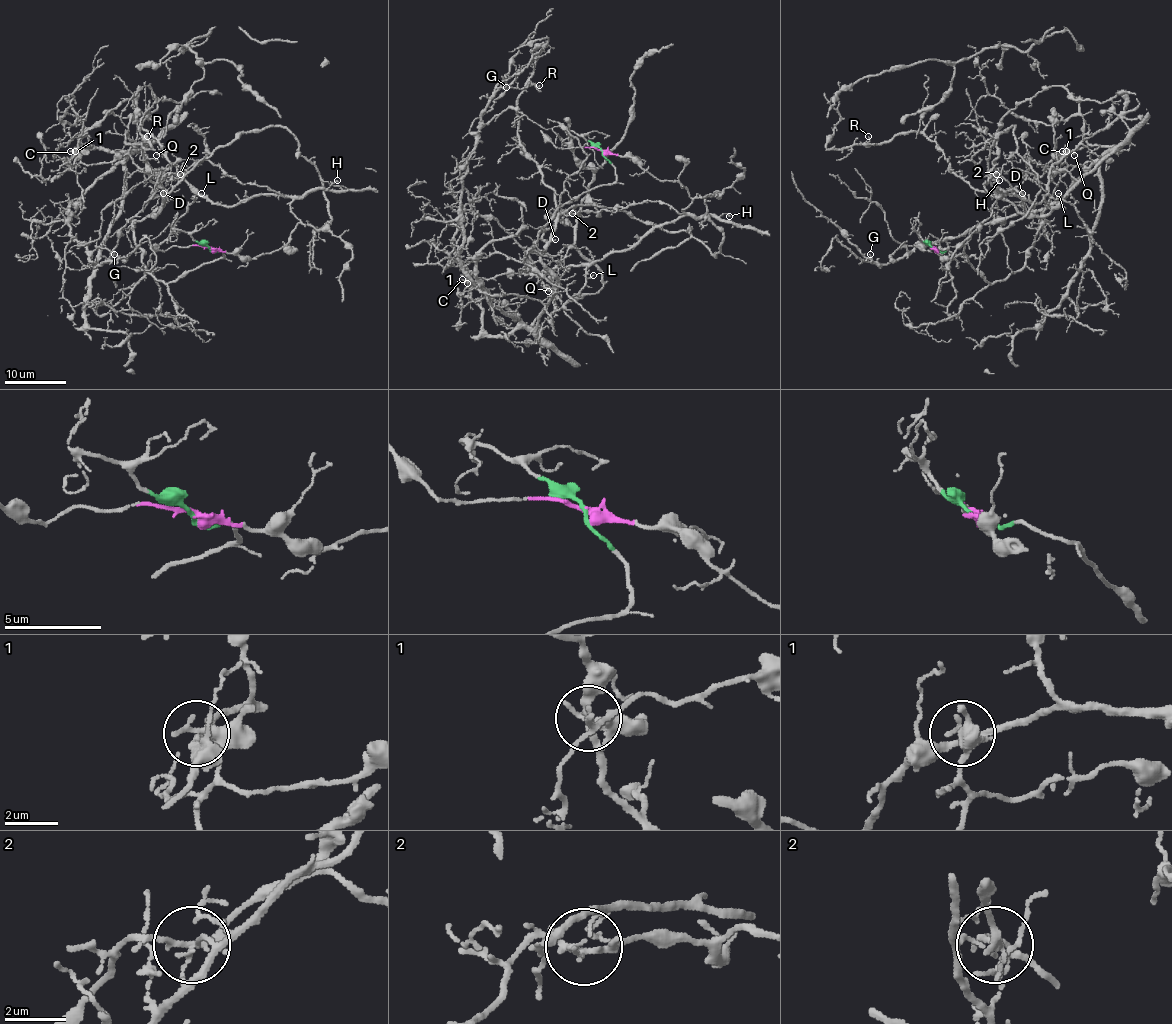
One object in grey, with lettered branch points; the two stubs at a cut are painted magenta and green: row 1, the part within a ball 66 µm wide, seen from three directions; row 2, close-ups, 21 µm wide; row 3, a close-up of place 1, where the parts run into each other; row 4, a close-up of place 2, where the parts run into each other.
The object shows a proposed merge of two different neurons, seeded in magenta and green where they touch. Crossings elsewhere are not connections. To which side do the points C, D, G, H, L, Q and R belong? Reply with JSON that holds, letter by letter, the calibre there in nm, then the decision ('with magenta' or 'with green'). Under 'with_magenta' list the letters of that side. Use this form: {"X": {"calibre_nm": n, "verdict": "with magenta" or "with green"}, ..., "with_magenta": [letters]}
{"C": {"calibre_nm": 100, "verdict": "with magenta"}, "D": {"calibre_nm": 190, "verdict": "with magenta"}, "G": {"calibre_nm": 100, "verdict": "with green"}, "H": {"calibre_nm": 140, "verdict": "with magenta"}, "L": {"calibre_nm": 90, "verdict": "with magenta"}, "Q": {"calibre_nm": 100, "verdict": "with magenta"}, "R": {"calibre_nm": 110, "verdict": "with green"}, "with_magenta": ["C", "D", "H", "L", "Q"]}

